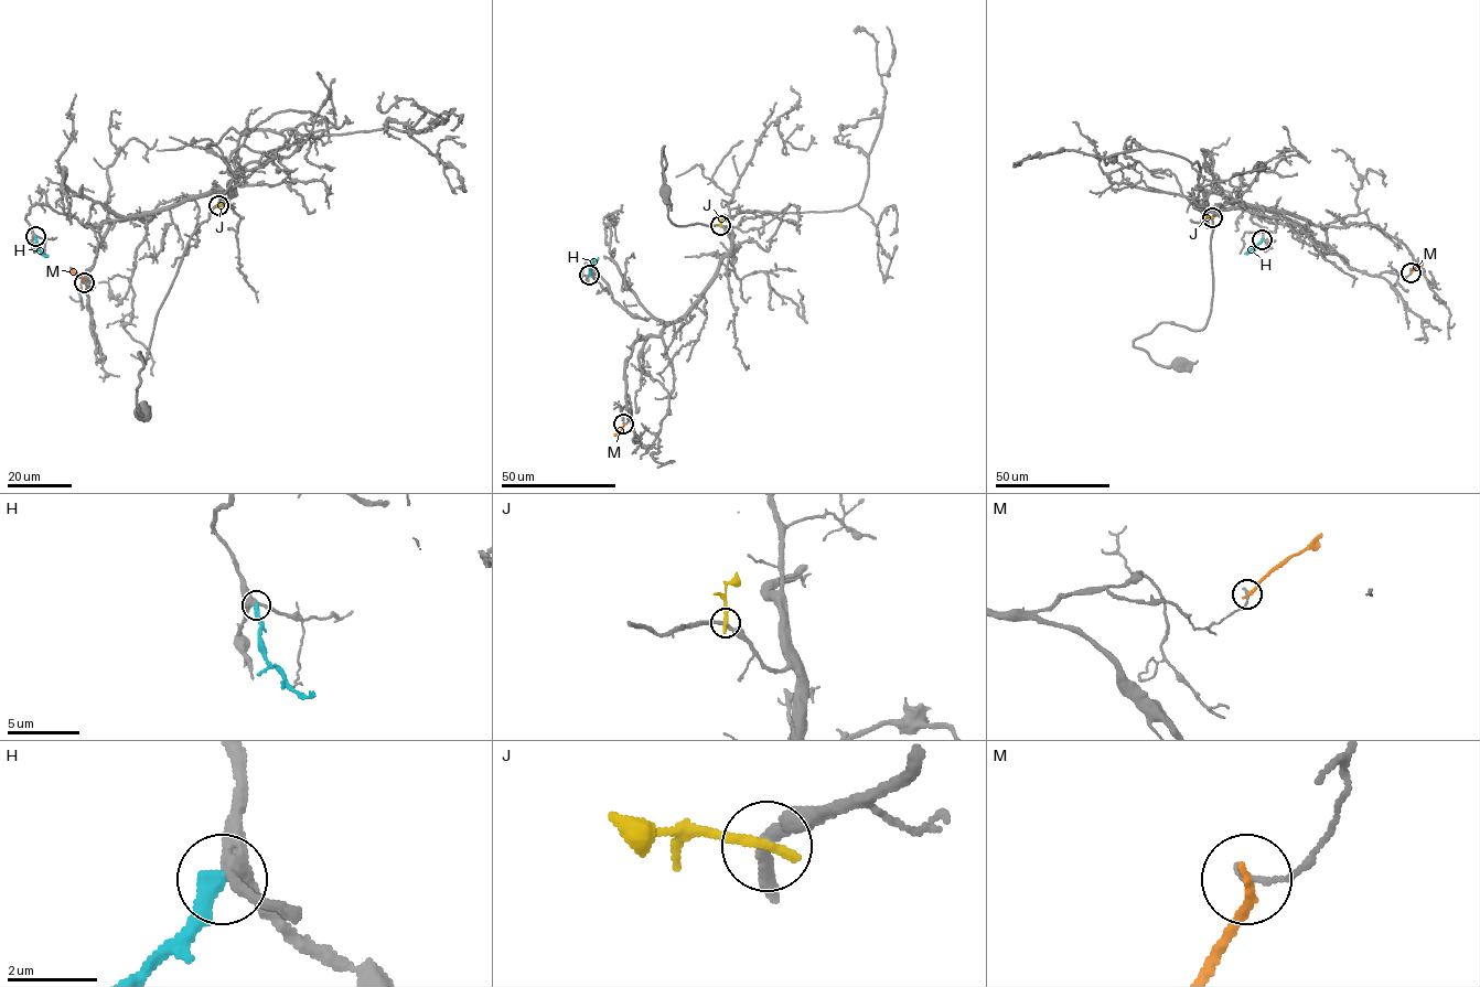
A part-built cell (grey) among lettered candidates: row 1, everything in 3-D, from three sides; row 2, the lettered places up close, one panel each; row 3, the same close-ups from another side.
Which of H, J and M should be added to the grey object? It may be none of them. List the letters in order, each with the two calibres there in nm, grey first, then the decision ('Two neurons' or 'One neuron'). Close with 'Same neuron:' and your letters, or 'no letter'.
H: Thickness 320 nm (grey) against 420 nm. Two neurons
J: Thickness 280 nm (grey) against 280 nm. Two neurons
M: Thickness 150 nm (grey) against 200 nm. Two neurons
Same neuron: no letter

